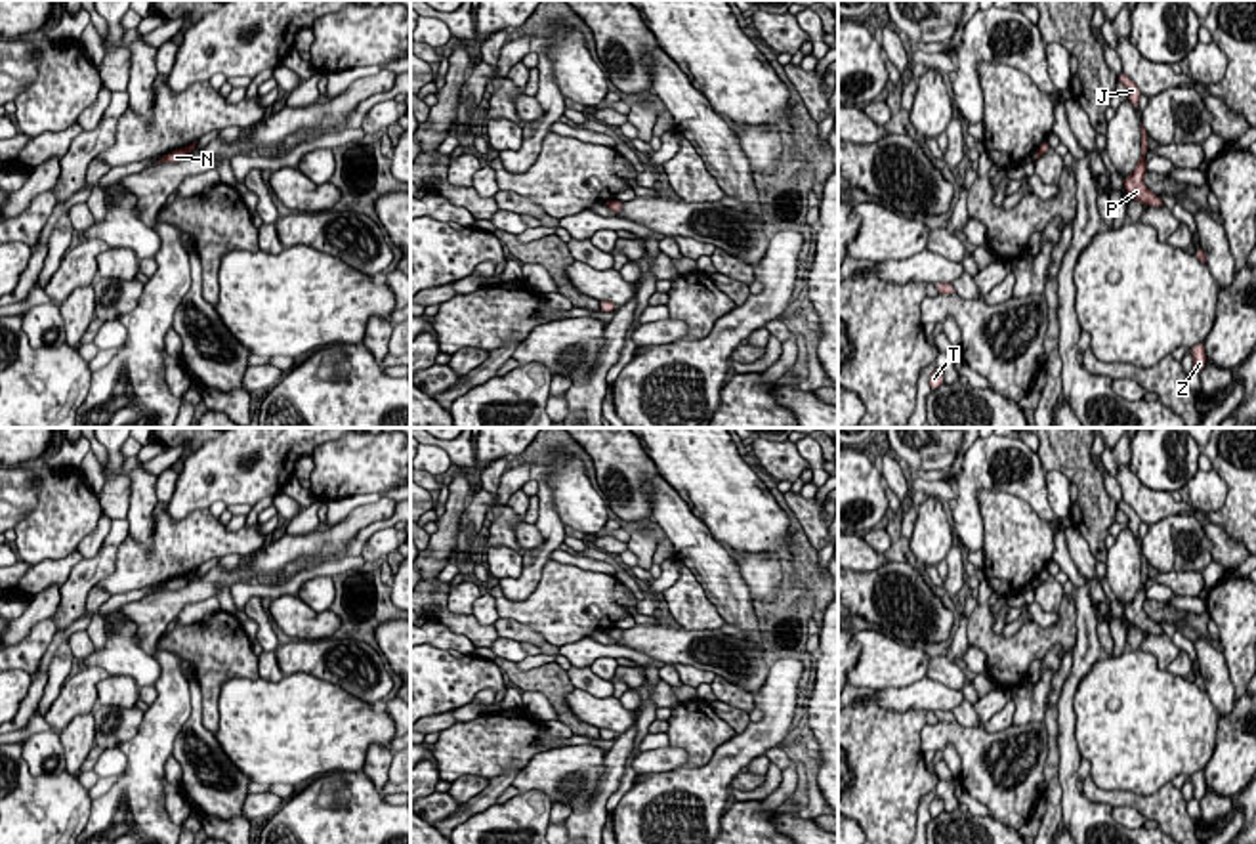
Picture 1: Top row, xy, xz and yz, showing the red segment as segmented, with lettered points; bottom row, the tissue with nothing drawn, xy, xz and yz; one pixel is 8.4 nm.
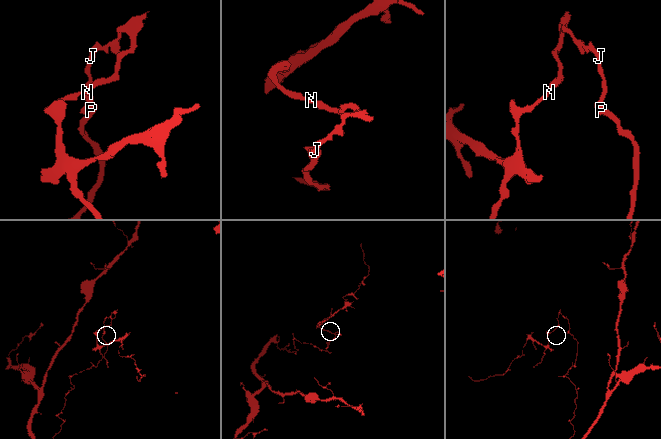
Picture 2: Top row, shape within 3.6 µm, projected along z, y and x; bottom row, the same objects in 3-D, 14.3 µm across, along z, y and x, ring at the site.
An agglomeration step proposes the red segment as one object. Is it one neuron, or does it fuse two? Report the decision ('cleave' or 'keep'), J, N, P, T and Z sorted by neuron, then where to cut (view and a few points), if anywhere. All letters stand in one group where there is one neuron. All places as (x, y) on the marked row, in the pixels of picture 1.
cleave | J P Z / N T | xz (613, 201), (607, 205)

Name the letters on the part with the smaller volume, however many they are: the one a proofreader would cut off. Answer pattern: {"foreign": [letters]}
{"foreign": ["N", "T"]}

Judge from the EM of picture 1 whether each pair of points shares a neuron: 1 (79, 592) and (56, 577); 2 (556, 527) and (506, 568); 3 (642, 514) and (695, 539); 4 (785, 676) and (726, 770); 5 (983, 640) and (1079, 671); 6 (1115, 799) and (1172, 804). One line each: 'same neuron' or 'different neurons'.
1: different neurons
2: different neurons
3: different neurons
4: same neuron
5: different neurons
6: same neuron

